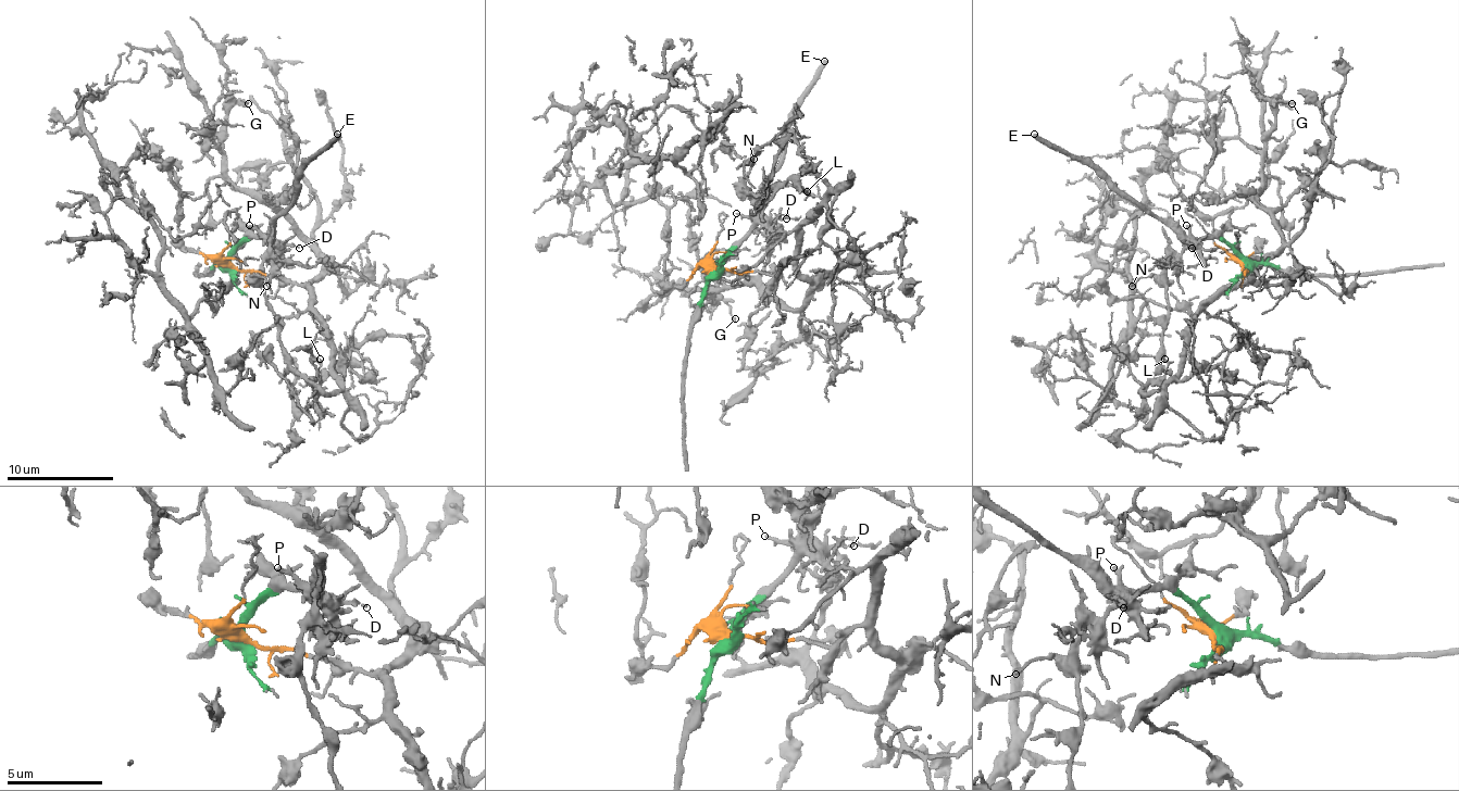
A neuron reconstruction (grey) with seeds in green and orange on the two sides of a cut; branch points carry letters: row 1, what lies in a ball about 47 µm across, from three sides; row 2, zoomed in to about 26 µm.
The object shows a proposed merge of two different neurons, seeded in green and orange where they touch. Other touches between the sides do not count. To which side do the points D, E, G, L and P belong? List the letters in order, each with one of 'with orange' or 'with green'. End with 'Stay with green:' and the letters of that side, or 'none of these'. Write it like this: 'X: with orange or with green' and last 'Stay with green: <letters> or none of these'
D: with green
E: with green
G: with orange
L: with orange
P: with green
Stay with green: D, E, P

